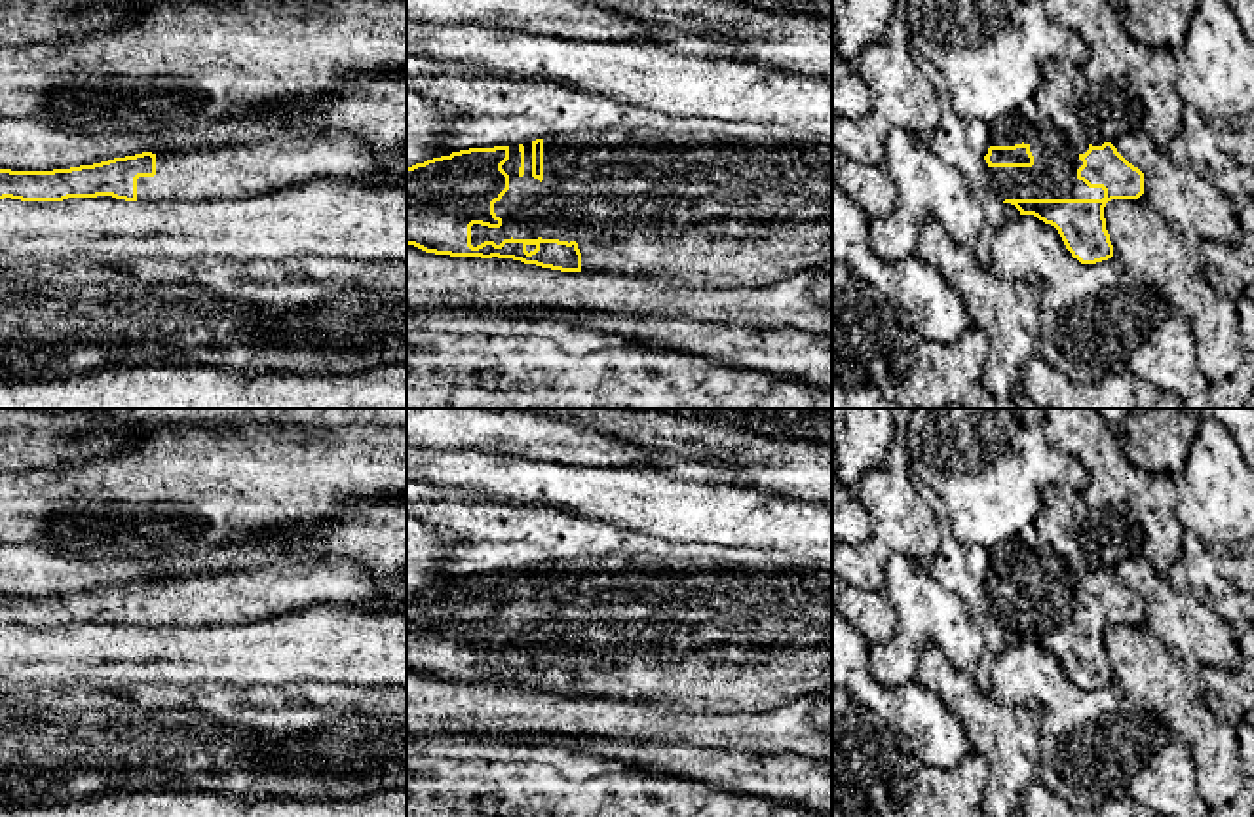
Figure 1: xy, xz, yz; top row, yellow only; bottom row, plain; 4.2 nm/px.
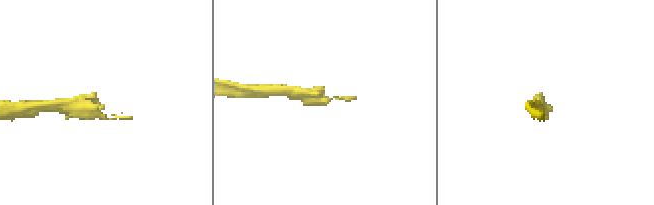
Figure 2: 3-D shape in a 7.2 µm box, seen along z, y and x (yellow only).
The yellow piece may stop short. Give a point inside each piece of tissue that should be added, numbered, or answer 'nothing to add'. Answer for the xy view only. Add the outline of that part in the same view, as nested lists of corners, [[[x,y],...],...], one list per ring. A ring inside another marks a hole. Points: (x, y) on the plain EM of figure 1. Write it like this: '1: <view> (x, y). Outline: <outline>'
1: xy (289, 582). Outline: [[[285,551],[256,568],[156,580],[156,600],[137,604],[137,627],[198,629],[220,623],[251,623],[319,604],[382,610],[401,608],[380,591],[369,572],[350,557],[323,555],[312,559]]]

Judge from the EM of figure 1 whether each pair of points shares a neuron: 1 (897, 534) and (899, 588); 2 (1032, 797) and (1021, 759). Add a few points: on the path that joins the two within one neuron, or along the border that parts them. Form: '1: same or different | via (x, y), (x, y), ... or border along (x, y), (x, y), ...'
1: different | border along (892, 553), (903, 553), (924, 565)
2: different | border along (1026, 785), (1019, 797)

